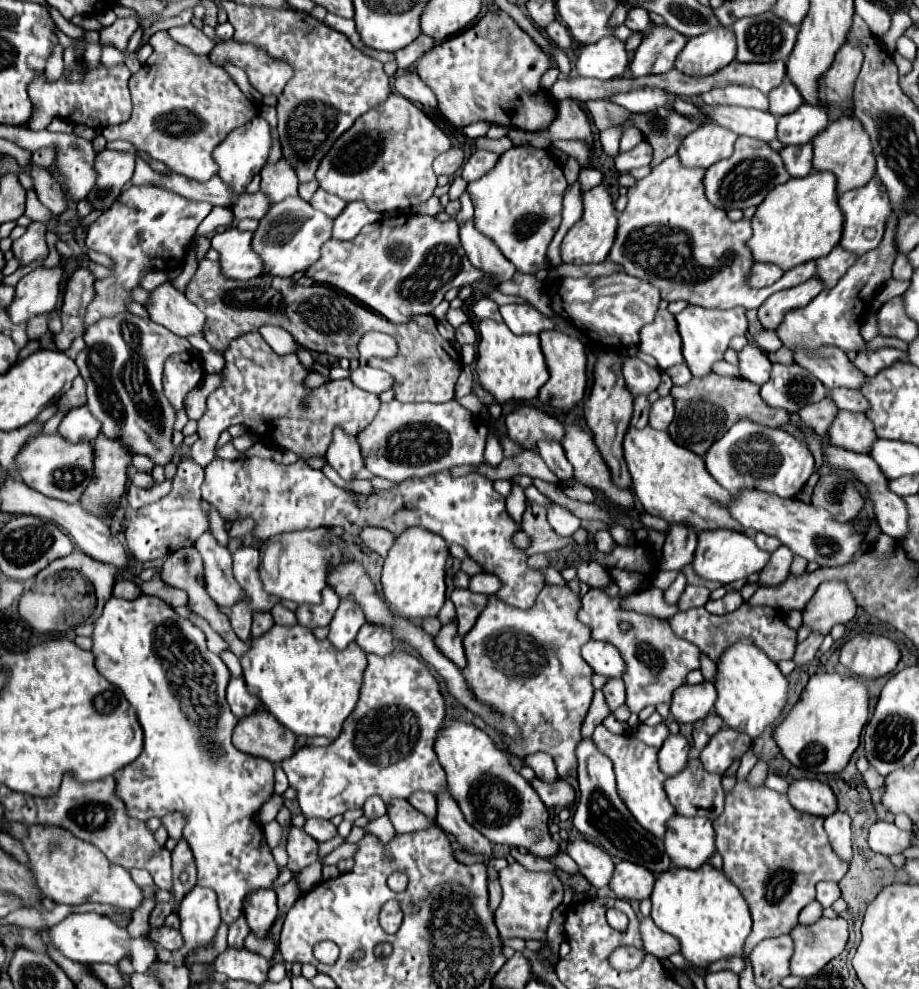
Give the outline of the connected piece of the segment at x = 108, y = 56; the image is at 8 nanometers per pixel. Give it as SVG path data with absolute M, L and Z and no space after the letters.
M106 45L102 48L101 62L107 67L115 66L125 62L126 55L122 54L117 48L112 45Z

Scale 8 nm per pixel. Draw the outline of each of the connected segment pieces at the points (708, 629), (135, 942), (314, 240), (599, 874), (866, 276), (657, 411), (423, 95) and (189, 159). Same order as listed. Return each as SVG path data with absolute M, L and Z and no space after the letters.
M743 604L737 612L733 614L725 614L725 616L715 616L709 614L705 608L691 608L687 612L679 612L673 618L669 618L673 632L677 632L677 636L693 642L703 654L707 654L715 664L721 660L721 654L733 646L737 640L749 638L759 650L763 650L773 662L781 662L781 660L793 660L795 654L795 638L797 632L791 630L785 624L785 618L779 610L769 608L769 606L761 606L761 608L749 608L747 604Z
M71 914L63 922L49 928L49 940L55 950L59 950L65 958L79 962L79 964L93 964L93 962L107 962L107 964L119 964L127 954L133 954L133 962L137 962L137 972L145 972L155 960L157 950L153 942L145 942L141 938L131 938L125 928L117 928L111 920L105 920L105 916L99 914Z
M303 198L283 200L269 208L269 214L259 220L259 228L253 236L253 250L265 260L265 274L293 276L299 270L307 270L321 256L321 246L331 238L333 220L315 210Z
M575 840L569 844L567 854L577 862L579 872L589 880L591 886L595 888L609 886L613 876L613 862L605 850L587 840Z
M893 212L885 230L885 238L879 244L879 248L859 256L859 260L845 272L845 276L829 290L823 290L821 294L817 294L807 306L791 310L785 314L781 326L777 328L777 334L781 338L781 342L789 348L789 344L793 340L797 340L797 336L805 336L805 340L809 340L809 344L831 344L841 348L843 352L857 352L859 348L865 346L865 340L859 334L859 326L861 320L873 300L873 294L877 292L877 288L891 278L891 264L895 258L895 248L893 248L893 232L895 232L895 222L897 222L897 214Z
M665 396L659 398L653 406L651 406L651 416L649 416L649 426L655 430L667 430L667 426L671 424L675 416L675 406L673 406L673 398Z
M415 72L397 74L393 86L395 86L395 92L397 94L409 98L411 102L419 102L423 106L437 106L437 100L435 100L431 88L425 86L423 80Z
M167 32L151 36L153 54L145 66L131 76L133 114L127 122L103 128L107 142L127 140L137 150L163 162L171 172L197 182L207 182L219 172L211 152L225 136L257 116L257 106L237 88L223 68L213 68L207 56L197 56L177 44Z

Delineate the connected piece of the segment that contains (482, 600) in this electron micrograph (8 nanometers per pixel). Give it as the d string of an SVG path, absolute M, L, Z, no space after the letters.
M455 588L455 590L451 592L451 600L453 600L455 608L457 608L459 636L465 636L465 634L473 628L473 624L475 624L477 616L481 614L481 610L485 608L487 596L485 596L485 594L475 594L475 592L471 592L471 590Z

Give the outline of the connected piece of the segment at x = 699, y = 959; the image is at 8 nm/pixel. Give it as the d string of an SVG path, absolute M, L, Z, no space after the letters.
M703 864L699 870L687 870L687 868L675 868L673 872L665 872L665 876L659 876L655 880L655 888L651 894L651 918L657 928L663 932L669 932L681 942L681 954L685 960L699 970L707 970L709 964L721 960L721 958L737 958L743 956L743 944L745 938L751 932L751 914L749 906L745 904L745 898L737 890L735 884L729 884L725 880L723 872L713 868L711 864Z

